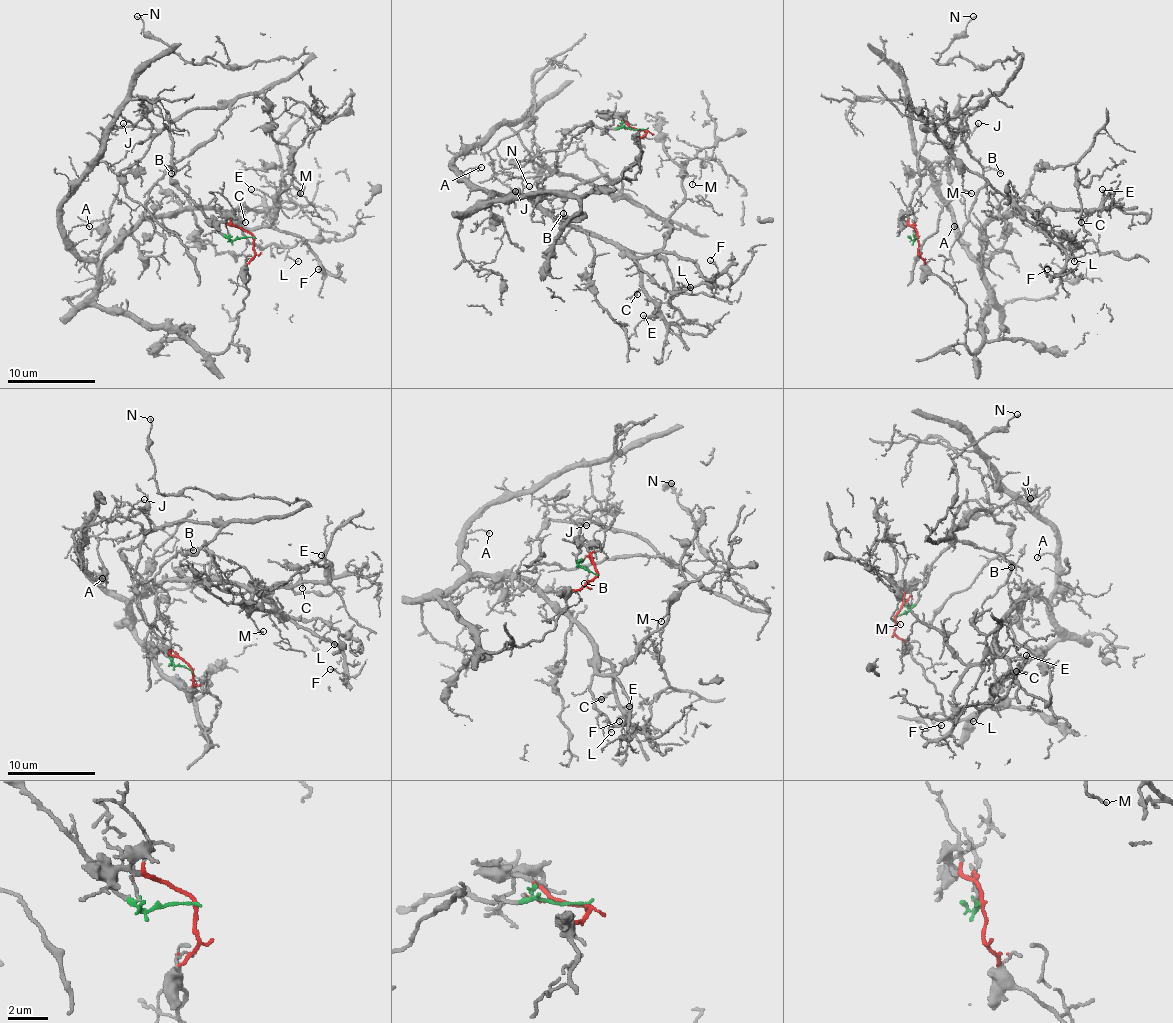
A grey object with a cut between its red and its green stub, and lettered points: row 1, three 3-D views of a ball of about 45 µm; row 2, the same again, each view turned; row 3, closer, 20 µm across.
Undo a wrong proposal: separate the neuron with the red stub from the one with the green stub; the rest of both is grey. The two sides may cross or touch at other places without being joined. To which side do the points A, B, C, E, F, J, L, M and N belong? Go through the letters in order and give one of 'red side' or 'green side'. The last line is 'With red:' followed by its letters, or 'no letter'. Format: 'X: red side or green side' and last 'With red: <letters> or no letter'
A: red side
B: green side
C: red side
E: red side
F: red side
J: green side
L: red side
M: red side
N: green side
With red: A, C, E, F, L, M

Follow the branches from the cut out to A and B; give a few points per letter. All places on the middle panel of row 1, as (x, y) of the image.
A: (645, 130), (636, 178), (579, 196), (532, 194), (488, 202), (460, 174), (482, 167)
B: (645, 130), (585, 123), (563, 132), (557, 169), (619, 194), (619, 180), (601, 176), (574, 185), (563, 214)

